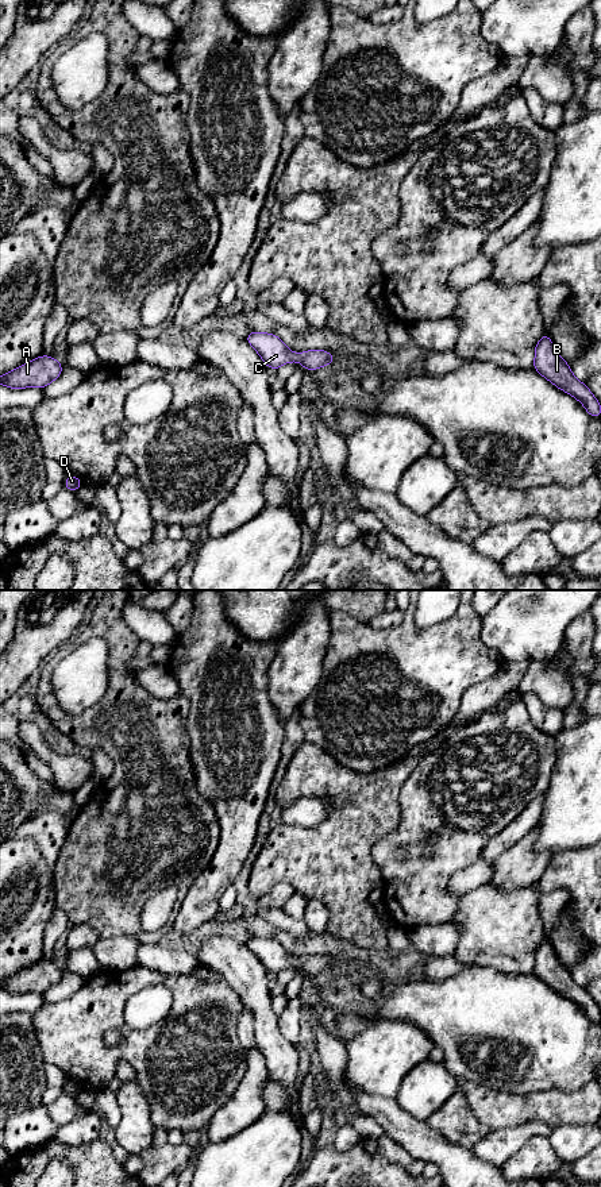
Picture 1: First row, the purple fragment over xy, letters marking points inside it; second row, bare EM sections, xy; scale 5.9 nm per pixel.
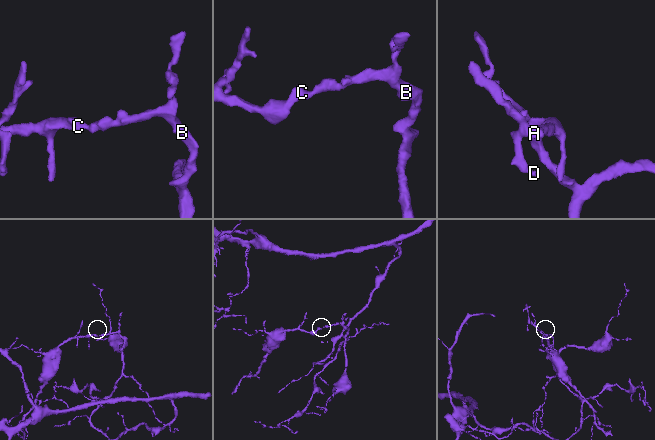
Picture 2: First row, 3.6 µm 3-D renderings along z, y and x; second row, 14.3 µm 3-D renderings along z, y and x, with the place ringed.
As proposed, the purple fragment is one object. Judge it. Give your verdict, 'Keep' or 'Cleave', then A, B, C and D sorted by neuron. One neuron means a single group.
Keep. Groups: A B C D

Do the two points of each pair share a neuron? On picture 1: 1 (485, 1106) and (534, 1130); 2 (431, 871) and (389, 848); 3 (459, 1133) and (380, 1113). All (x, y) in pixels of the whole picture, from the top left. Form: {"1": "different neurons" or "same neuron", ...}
{"1": "different neurons", "2": "same neuron", "3": "different neurons"}

